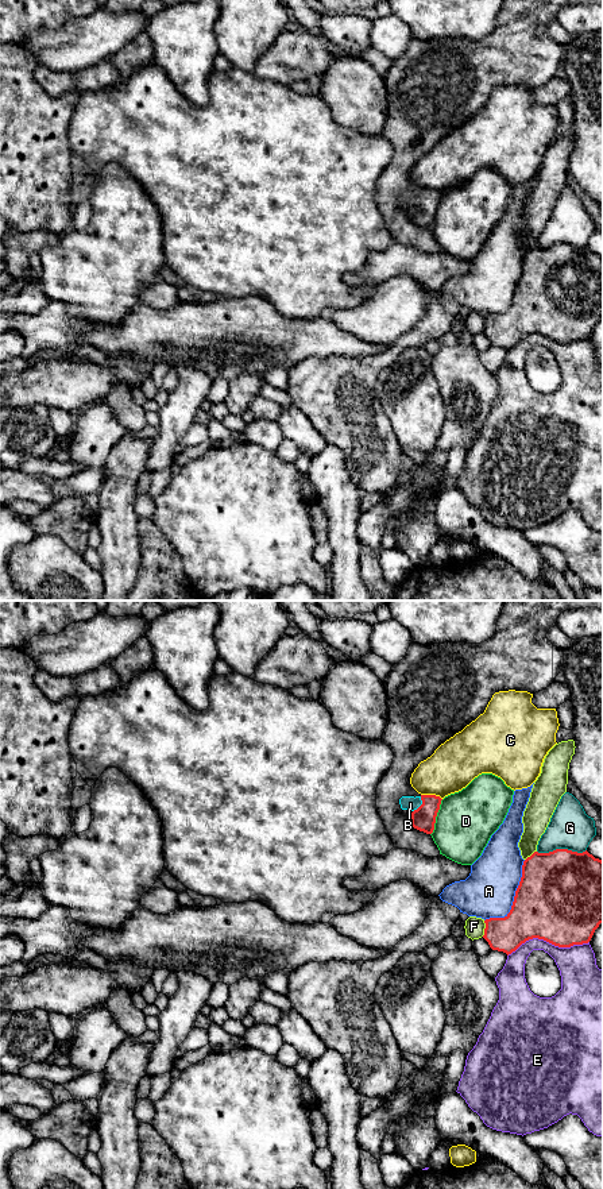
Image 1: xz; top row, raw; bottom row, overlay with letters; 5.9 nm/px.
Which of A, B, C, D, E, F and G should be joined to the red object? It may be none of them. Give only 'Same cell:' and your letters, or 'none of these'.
Same cell: B

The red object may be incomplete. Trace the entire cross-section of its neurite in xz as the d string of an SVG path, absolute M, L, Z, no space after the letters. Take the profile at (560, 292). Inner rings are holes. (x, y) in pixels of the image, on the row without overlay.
M556 244L549 248L534 247L523 256L522 273L510 308L505 313L486 314L484 319L483 333L492 345L507 351L533 333L544 335L558 343L588 339L595 325L603 319L603 256L587 246L583 248L568 244Z

